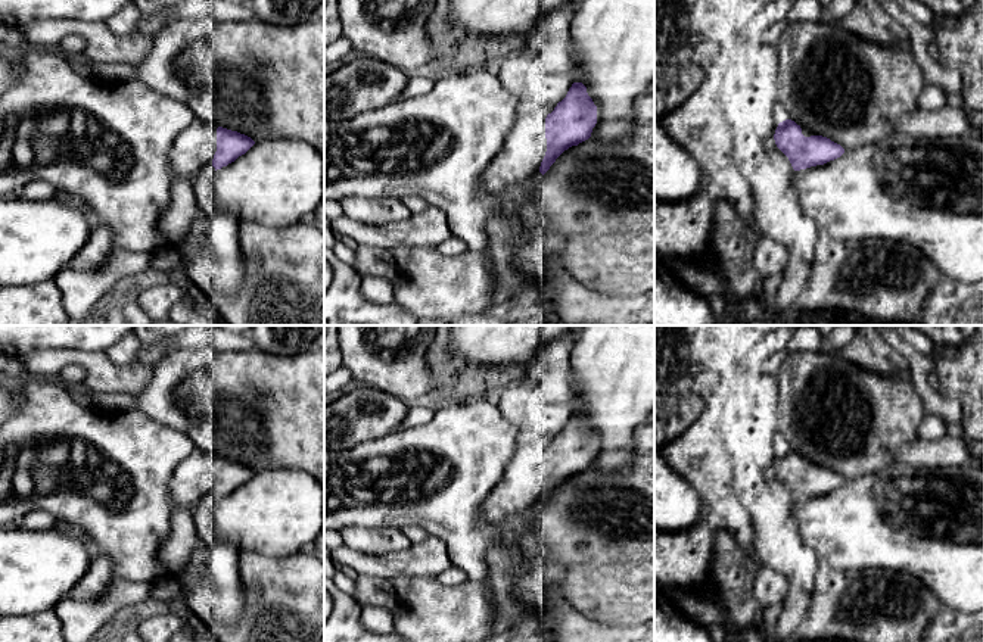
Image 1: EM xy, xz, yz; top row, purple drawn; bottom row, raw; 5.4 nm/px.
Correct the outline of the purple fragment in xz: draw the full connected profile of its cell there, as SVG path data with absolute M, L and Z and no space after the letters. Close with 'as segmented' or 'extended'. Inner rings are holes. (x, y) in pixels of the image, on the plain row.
M573 412L566 427L545 449L526 445L517 451L506 476L483 504L482 518L495 526L510 512L522 512L538 501L544 505L564 480L588 470L595 454L597 436L588 426L587 417L582 412Z; extended

